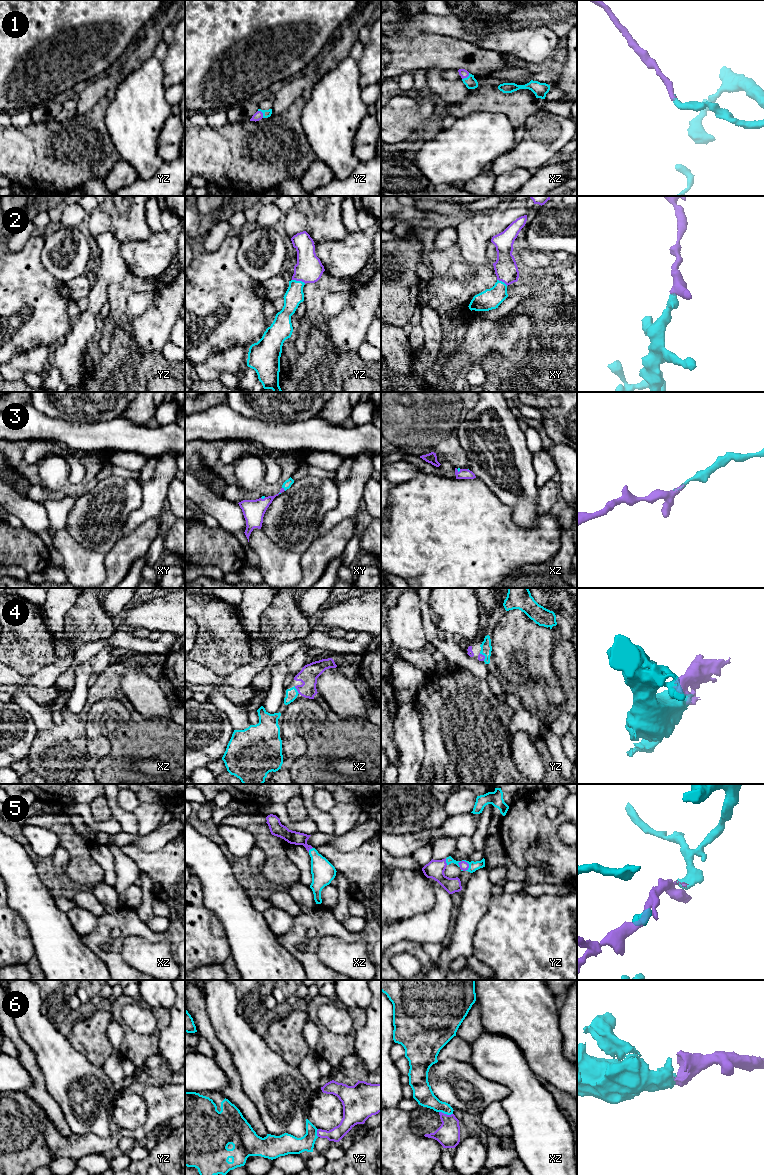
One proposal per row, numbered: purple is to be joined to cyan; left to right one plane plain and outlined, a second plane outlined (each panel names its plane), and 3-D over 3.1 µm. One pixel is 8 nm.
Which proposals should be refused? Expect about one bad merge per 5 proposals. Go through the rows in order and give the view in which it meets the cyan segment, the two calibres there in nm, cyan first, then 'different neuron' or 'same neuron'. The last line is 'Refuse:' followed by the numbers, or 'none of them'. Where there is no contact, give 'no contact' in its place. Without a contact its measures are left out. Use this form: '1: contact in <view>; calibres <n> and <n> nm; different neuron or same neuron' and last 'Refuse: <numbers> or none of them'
1: contact in yz; calibres 60 and 70 nm; same neuron
2: contact in yz; calibres 150 and 220 nm; same neuron
3: contact in xy; calibres 70 and 130 nm; same neuron
4: contact in xz; calibres 100 and 150 nm; same neuron
5: contact in yz; calibres 80 and 70 nm; same neuron
6: contact in xz; calibres 160 and 190 nm; same neuron
Refuse: none of them

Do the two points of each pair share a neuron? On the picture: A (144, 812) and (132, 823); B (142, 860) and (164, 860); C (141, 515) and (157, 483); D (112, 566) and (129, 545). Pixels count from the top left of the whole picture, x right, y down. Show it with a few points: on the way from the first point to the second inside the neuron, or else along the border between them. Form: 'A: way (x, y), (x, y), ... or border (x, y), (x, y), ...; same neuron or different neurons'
A: border (131, 812), (137, 821), (138, 832); different neurons
B: way (147, 860), (159, 860); same neuron
C: way (149, 507), (153, 502), (154, 491); same neuron
D: way (117, 561), (126, 550); same neuron

